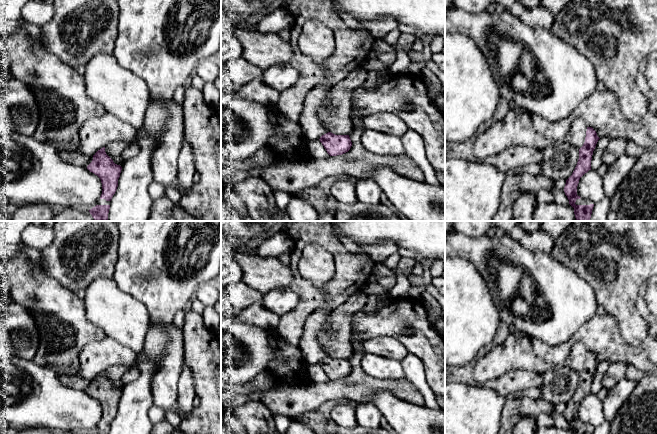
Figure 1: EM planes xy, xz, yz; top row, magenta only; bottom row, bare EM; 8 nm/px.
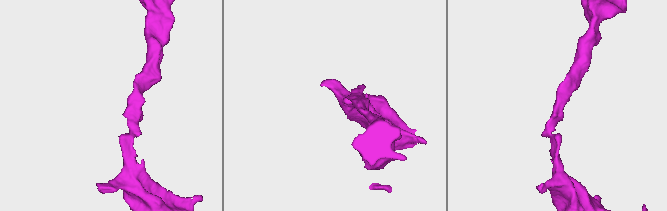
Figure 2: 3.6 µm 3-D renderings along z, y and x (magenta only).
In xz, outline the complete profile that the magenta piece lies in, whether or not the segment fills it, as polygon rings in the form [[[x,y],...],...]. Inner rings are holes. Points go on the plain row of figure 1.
[[[328,356],[319,364],[330,380],[342,379],[348,376],[352,370],[349,359],[335,359]]]

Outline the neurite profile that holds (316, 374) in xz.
[[[307,364],[307,373],[312,383],[327,383],[329,381],[320,364]]]

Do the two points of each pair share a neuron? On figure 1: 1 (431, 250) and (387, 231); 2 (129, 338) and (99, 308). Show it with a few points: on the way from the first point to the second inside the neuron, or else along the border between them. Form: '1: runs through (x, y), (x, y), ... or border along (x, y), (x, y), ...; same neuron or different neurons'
1: runs through (420, 239), (412, 231), (398, 231); same neuron
2: runs through (122, 331), (106, 315); same neuron

